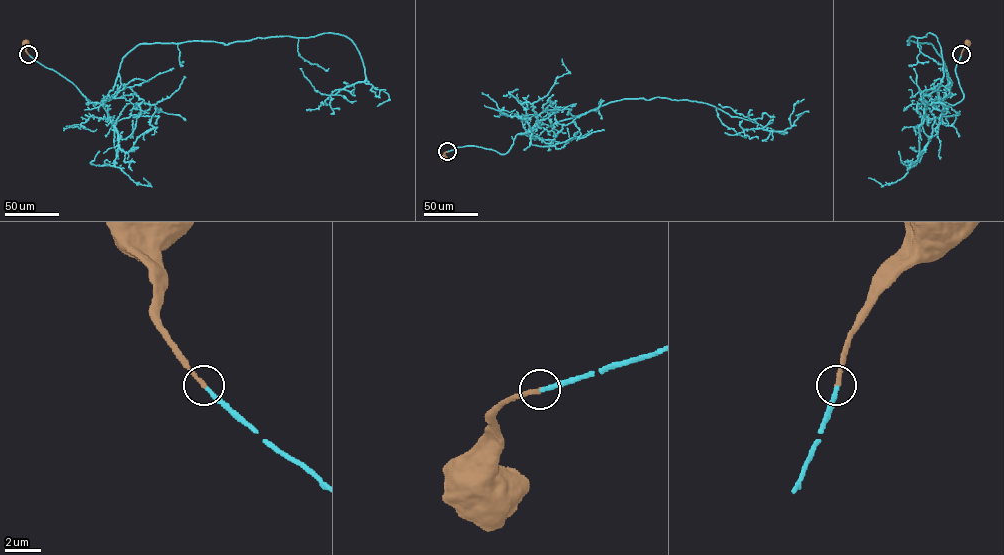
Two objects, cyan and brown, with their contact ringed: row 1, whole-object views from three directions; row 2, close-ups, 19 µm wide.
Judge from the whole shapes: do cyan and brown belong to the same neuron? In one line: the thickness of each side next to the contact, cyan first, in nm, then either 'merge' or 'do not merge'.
calibres 240 and 260 nm; merge

